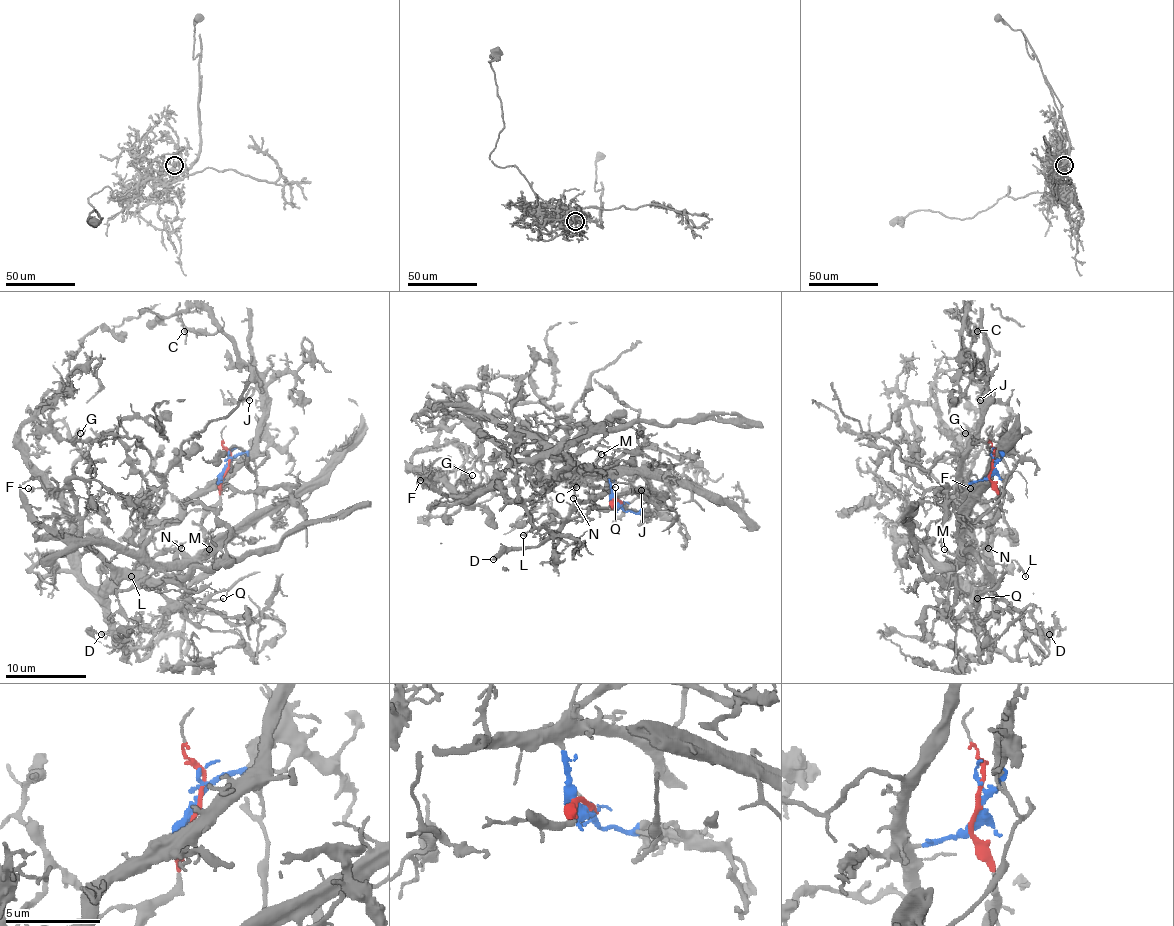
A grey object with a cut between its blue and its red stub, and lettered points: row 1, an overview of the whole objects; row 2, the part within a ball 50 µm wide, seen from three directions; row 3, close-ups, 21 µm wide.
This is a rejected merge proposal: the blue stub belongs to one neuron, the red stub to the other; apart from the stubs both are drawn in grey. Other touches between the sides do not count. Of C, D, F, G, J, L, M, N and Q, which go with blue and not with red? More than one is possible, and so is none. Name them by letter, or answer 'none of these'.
C, F, G, J, Q

